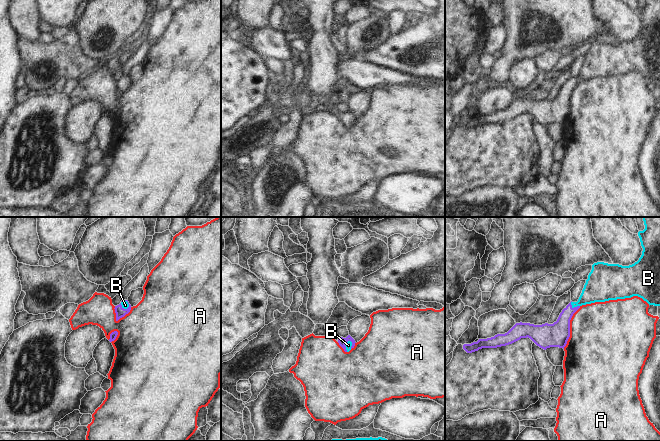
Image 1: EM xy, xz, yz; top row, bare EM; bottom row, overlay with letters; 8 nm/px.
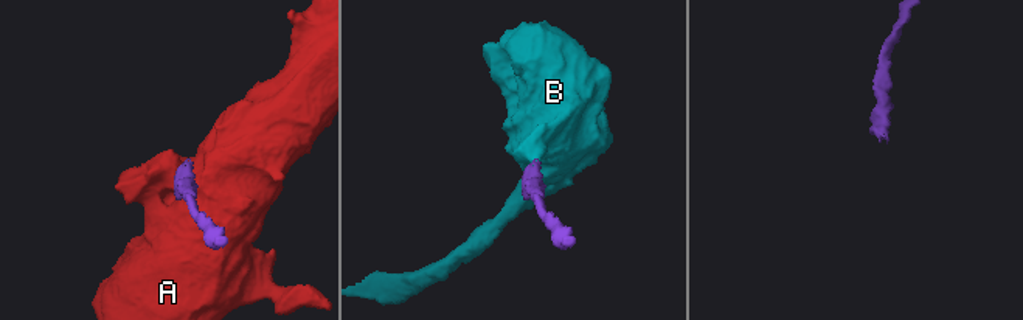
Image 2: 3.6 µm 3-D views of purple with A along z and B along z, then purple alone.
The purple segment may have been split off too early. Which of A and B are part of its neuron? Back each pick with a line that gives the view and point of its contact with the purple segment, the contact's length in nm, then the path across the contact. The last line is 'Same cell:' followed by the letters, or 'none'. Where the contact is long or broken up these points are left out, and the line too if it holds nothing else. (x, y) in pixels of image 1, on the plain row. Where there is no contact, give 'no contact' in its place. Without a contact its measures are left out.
B: meets purple in yz at (574, 83); contact 90 nm long; runs through yz (558, 109), (564, 93), (574, 83), (598, 64)
Same cell: B

